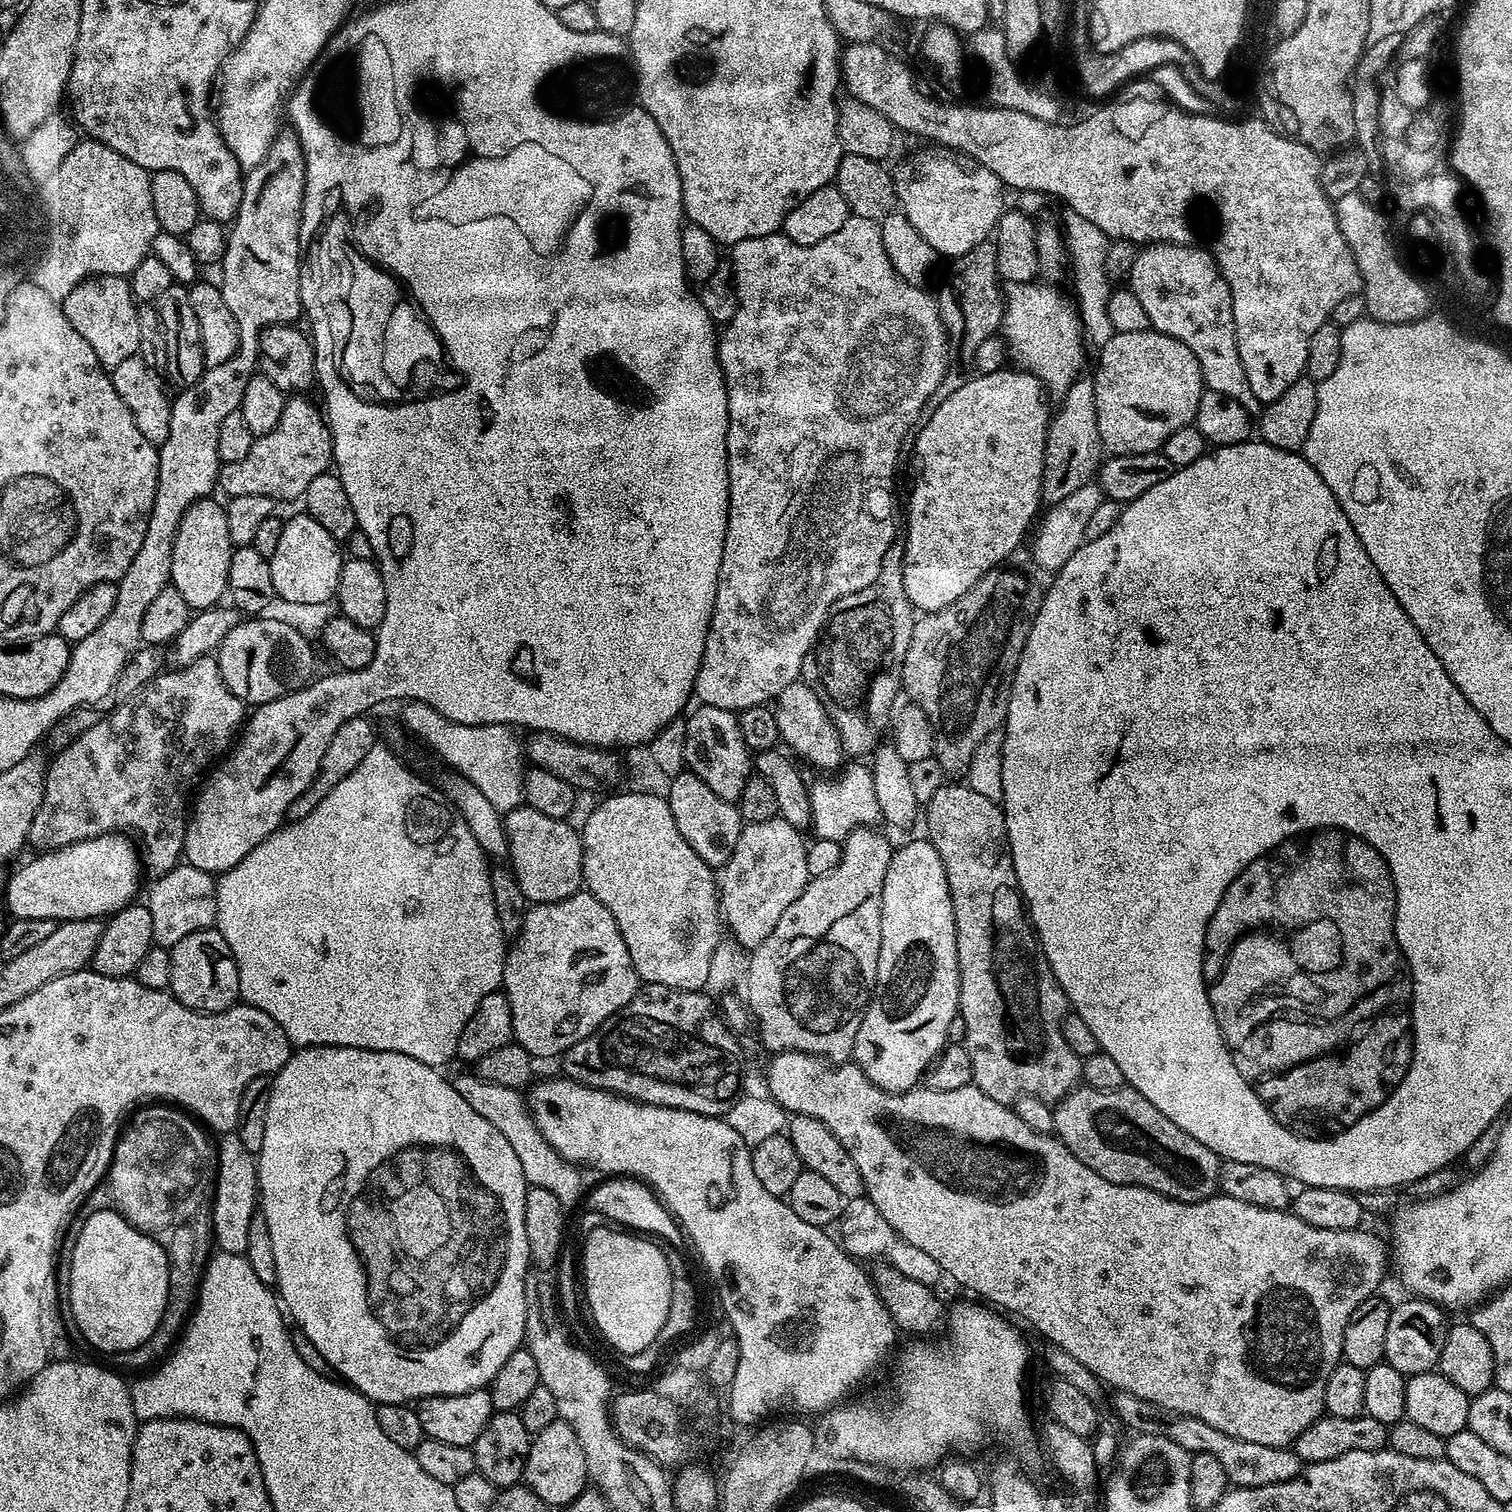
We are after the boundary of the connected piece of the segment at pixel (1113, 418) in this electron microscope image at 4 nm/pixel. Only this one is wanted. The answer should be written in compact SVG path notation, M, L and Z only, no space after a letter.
M1138 330L1138 334L1113 332L1110 342L1099 345L1100 357L1096 360L1096 376L1091 377L1094 386L1094 402L1098 410L1098 434L1105 449L1112 456L1146 455L1160 452L1166 438L1174 430L1192 424L1198 414L1198 402L1204 393L1202 370L1198 358L1178 338L1170 338L1161 332Z

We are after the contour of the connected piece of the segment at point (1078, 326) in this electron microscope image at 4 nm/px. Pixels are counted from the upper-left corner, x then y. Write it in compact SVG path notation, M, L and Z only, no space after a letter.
M1043 282L1011 285L1004 297L1002 339L1023 371L1032 373L1049 393L1063 394L1083 373L1086 333L1077 305L1059 291Z

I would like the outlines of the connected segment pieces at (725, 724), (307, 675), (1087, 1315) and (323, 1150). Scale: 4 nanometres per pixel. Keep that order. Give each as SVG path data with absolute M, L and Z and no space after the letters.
M700 704L697 712L686 719L686 758L687 771L693 772L718 798L739 801L742 786L746 786L749 776L754 772L754 756L748 751L742 738L740 717L730 710L718 706Z
M243 619L226 634L214 653L222 682L248 706L274 702L274 698L298 691L314 676L311 642L284 620L264 619Z
M777 1052L771 1059L772 1061L768 1064L767 1095L771 1096L776 1103L782 1105L785 1112L789 1114L818 1118L831 1130L834 1138L838 1138L838 1142L842 1142L842 1146L846 1146L846 1150L854 1158L854 1166L858 1166L858 1174L862 1174L866 1197L878 1208L882 1217L886 1218L886 1221L901 1238L911 1244L911 1246L916 1246L922 1250L923 1253L930 1254L930 1257L934 1258L935 1262L938 1262L943 1275L947 1279L952 1279L954 1283L961 1284L964 1288L969 1288L976 1295L973 1297L995 1306L1005 1313L1013 1312L1014 1315L1021 1316L1034 1331L1041 1332L1041 1337L1044 1340L1053 1340L1058 1346L1062 1346L1062 1350L1067 1350L1070 1354L1074 1354L1074 1358L1078 1358L1078 1362L1082 1362L1082 1366L1086 1366L1086 1370L1090 1370L1090 1374L1094 1374L1099 1378L1101 1385L1107 1386L1109 1389L1112 1387L1112 1390L1116 1392L1134 1394L1134 1398L1150 1402L1163 1411L1178 1416L1200 1418L1202 1422L1206 1422L1206 1426L1214 1426L1214 1430L1222 1430L1222 1434L1230 1434L1230 1438L1238 1438L1246 1442L1258 1442L1261 1446L1274 1446L1275 1448L1286 1448L1295 1445L1298 1434L1302 1434L1302 1430L1306 1430L1306 1426L1310 1426L1313 1422L1320 1419L1321 1416L1325 1415L1326 1378L1330 1378L1330 1374L1342 1363L1344 1354L1342 1350L1342 1334L1346 1334L1346 1322L1350 1322L1350 1314L1354 1314L1354 1309L1358 1307L1358 1302L1366 1302L1366 1298L1377 1295L1379 1288L1376 1287L1379 1286L1380 1279L1384 1276L1384 1263L1387 1265L1390 1260L1390 1252L1386 1247L1385 1241L1383 1244L1374 1233L1364 1232L1365 1230L1360 1228L1322 1230L1318 1226L1310 1226L1306 1222L1302 1222L1302 1218L1295 1216L1291 1210L1266 1210L1262 1206L1250 1206L1250 1202L1238 1202L1238 1198L1230 1198L1223 1194L1217 1194L1191 1204L1190 1202L1182 1202L1169 1196L1163 1196L1154 1190L1143 1188L1142 1186L1126 1186L1125 1184L1106 1182L1106 1178L1102 1178L1102 1174L1094 1174L1094 1170L1090 1170L1090 1166L1083 1164L1065 1144L1060 1143L1055 1135L1035 1132L1030 1126L1026 1126L1025 1122L1022 1122L1016 1111L1013 1111L1009 1105L1002 1102L994 1102L994 1098L982 1094L982 1090L978 1090L973 1083L962 1086L962 1090L938 1090L935 1092L929 1088L917 1086L911 1088L908 1092L887 1092L878 1086L874 1086L874 1082L870 1082L870 1078L866 1078L864 1071L855 1062L845 1062L833 1066L827 1059L814 1056L811 1052Z
M314 1046L313 1048L296 1048L286 1066L279 1068L271 1077L270 1107L266 1109L266 1134L262 1137L262 1146L258 1153L256 1173L260 1175L258 1208L266 1218L266 1226L270 1226L270 1238L274 1245L274 1266L276 1267L276 1283L279 1299L290 1317L291 1323L300 1328L318 1353L322 1354L329 1369L343 1383L371 1400L373 1404L412 1404L425 1400L428 1396L449 1396L450 1394L466 1394L479 1388L487 1389L492 1380L502 1370L502 1362L510 1358L524 1342L526 1326L526 1294L524 1283L530 1271L528 1247L526 1246L526 1194L530 1185L522 1174L522 1162L518 1162L518 1154L514 1154L510 1142L502 1138L498 1126L494 1126L487 1115L484 1116L435 1068L429 1064L418 1062L418 1058L409 1058L407 1054L383 1052L382 1050L362 1050L350 1046Z

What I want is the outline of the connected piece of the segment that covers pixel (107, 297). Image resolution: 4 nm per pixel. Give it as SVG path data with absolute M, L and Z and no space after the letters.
M93 276L83 280L62 301L66 318L70 318L70 326L86 338L90 350L94 350L98 362L111 370L118 362L126 362L126 358L137 355L139 350L139 307L132 296L132 287L122 276Z

